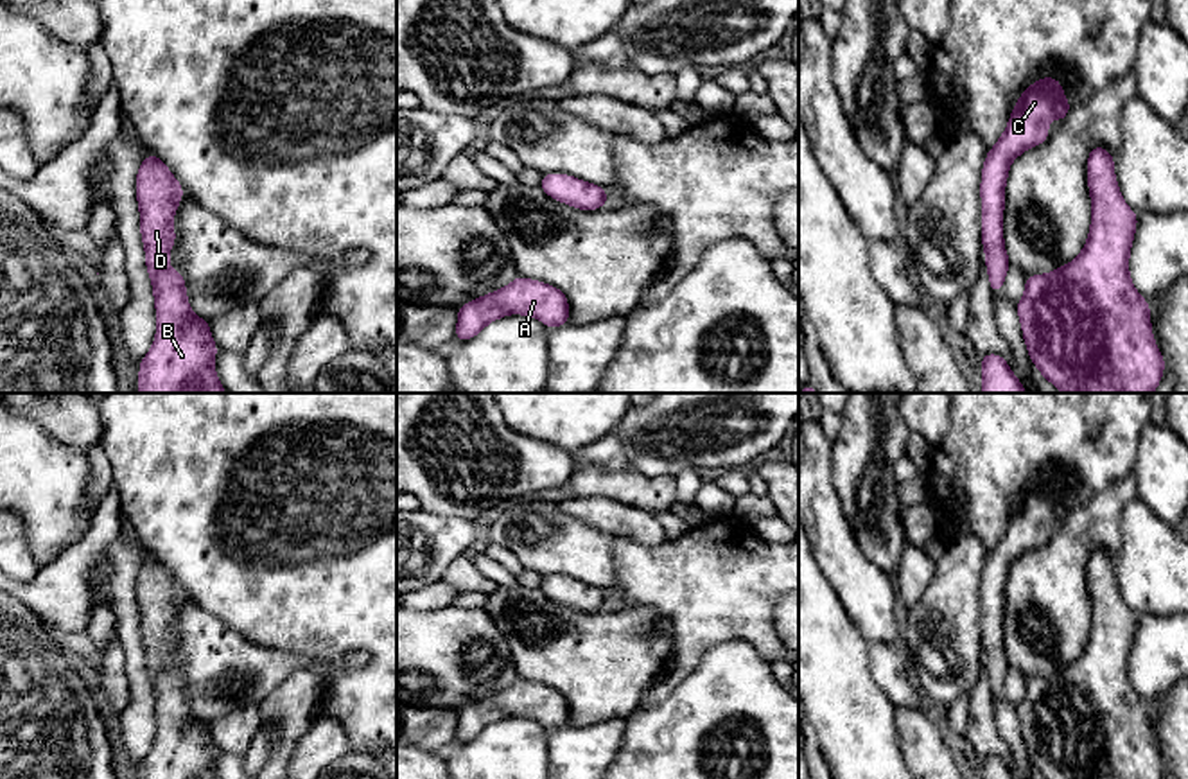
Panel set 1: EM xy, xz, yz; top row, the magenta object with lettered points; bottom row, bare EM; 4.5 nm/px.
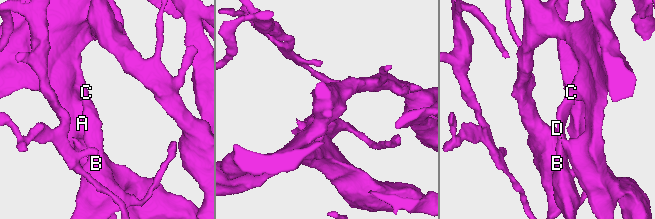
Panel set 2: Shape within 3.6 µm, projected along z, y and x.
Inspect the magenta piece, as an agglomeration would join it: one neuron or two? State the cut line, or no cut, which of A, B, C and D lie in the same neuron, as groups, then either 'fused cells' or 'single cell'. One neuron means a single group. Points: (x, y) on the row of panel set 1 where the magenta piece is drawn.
cut none; groups A B C D; single cell

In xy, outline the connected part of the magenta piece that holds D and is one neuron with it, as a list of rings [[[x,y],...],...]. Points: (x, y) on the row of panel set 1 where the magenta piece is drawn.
[[[149,154],[136,174],[136,201],[140,206],[140,232],[145,246],[145,264],[153,284],[156,305],[156,337],[140,361],[138,393],[226,393],[221,386],[214,361],[217,345],[210,336],[208,321],[197,318],[187,300],[185,278],[169,267],[169,251],[176,242],[172,215],[185,190],[167,165]]]

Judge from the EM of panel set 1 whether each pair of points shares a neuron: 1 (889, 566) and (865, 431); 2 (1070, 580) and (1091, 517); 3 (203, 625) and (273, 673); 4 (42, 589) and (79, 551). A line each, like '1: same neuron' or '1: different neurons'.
1: same neuron
2: same neuron
3: same neuron
4: same neuron

